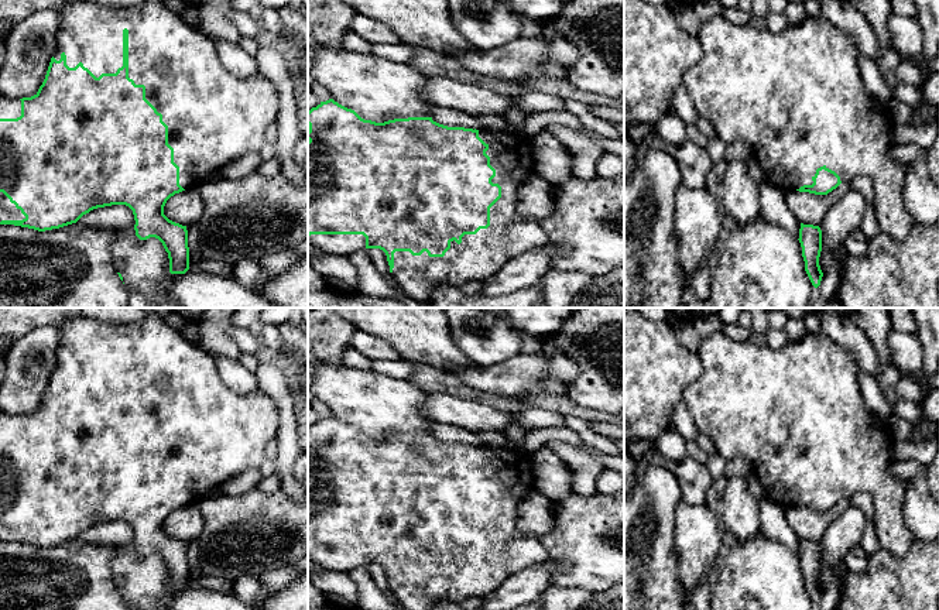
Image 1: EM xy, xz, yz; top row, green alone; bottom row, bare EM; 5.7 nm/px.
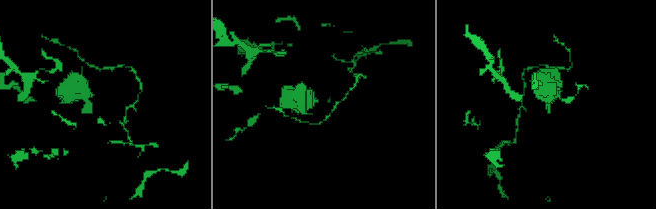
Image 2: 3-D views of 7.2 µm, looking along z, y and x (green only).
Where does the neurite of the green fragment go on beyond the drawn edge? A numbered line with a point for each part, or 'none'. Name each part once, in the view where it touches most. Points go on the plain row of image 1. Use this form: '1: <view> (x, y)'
1: xy (213, 434)

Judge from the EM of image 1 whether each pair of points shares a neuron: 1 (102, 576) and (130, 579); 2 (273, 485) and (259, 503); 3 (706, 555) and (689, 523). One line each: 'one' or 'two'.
1: two
2: two
3: one

